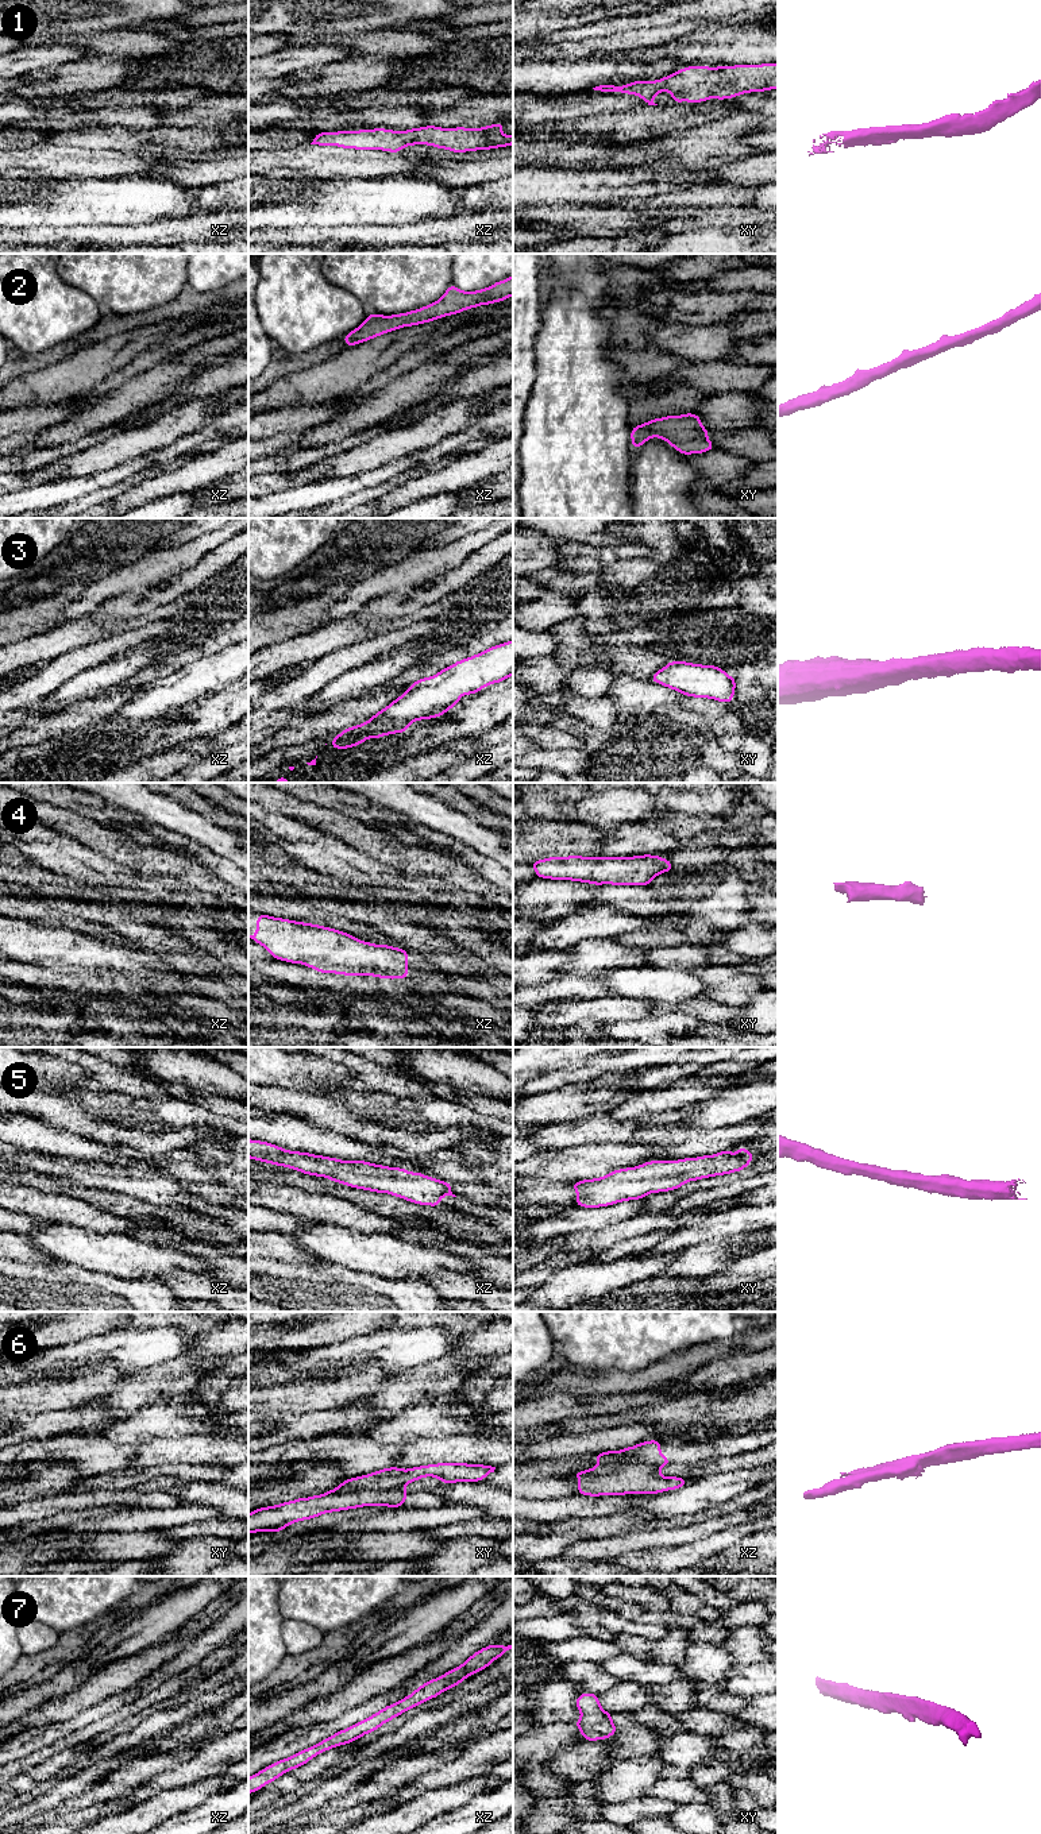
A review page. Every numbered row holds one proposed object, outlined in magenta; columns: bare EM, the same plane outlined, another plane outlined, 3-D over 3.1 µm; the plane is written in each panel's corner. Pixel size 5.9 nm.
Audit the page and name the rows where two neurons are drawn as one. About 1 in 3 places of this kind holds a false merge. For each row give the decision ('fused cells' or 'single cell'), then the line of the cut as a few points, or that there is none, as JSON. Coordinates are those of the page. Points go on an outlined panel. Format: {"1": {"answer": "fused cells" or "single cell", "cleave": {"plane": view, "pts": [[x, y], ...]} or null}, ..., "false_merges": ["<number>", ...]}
{"1": {"answer": "single cell", "cleave": null}, "2": {"answer": "single cell", "cleave": null}, "3": {"answer": "single cell", "cleave": null}, "4": {"answer": "single cell", "cleave": null}, "5": {"answer": "single cell", "cleave": null}, "6": {"answer": "fused cells", "cleave": {"plane": "xy", "pts": [[403, 1486], [381, 1490], [334, 1490]]}}, "7": {"answer": "single cell", "cleave": null}, "false_merges": ["6"]}

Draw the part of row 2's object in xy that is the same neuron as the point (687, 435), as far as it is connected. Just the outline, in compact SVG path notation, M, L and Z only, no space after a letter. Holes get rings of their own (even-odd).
M698 414L666 416L653 418L631 429L632 448L641 447L651 437L667 441L678 452L689 456L714 449L708 439L709 430L701 424Z

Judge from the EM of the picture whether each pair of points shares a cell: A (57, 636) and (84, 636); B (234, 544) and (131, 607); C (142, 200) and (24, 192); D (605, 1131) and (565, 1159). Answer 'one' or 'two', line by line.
A: one
B: one
C: one
D: two

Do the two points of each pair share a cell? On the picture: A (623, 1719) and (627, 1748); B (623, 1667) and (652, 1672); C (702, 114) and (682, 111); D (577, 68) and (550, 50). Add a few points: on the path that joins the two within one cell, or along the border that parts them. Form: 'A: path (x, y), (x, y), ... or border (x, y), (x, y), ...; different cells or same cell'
A: path (627, 1726), (627, 1741); same cell
B: path (629, 1668), (646, 1672); same cell
C: path (697, 114), (687, 114); same cell
D: border (593, 53), (585, 57), (529, 58); different cells

